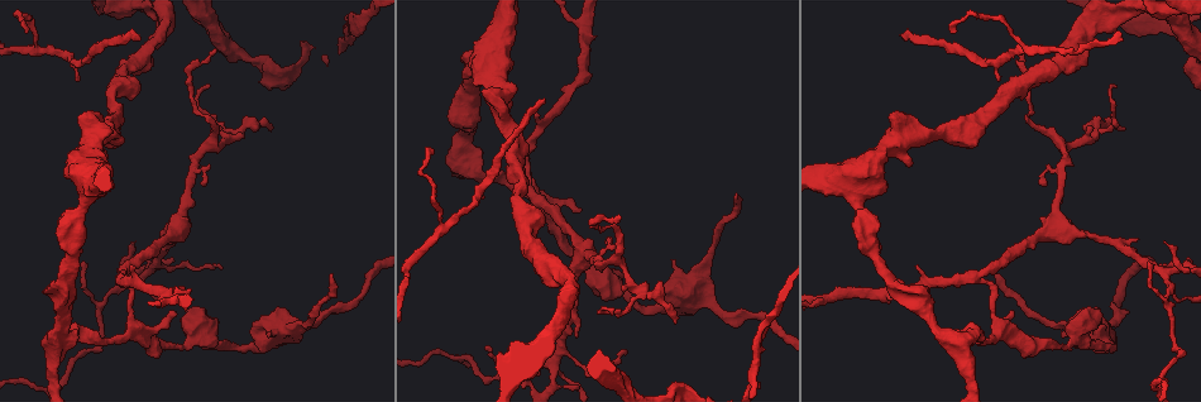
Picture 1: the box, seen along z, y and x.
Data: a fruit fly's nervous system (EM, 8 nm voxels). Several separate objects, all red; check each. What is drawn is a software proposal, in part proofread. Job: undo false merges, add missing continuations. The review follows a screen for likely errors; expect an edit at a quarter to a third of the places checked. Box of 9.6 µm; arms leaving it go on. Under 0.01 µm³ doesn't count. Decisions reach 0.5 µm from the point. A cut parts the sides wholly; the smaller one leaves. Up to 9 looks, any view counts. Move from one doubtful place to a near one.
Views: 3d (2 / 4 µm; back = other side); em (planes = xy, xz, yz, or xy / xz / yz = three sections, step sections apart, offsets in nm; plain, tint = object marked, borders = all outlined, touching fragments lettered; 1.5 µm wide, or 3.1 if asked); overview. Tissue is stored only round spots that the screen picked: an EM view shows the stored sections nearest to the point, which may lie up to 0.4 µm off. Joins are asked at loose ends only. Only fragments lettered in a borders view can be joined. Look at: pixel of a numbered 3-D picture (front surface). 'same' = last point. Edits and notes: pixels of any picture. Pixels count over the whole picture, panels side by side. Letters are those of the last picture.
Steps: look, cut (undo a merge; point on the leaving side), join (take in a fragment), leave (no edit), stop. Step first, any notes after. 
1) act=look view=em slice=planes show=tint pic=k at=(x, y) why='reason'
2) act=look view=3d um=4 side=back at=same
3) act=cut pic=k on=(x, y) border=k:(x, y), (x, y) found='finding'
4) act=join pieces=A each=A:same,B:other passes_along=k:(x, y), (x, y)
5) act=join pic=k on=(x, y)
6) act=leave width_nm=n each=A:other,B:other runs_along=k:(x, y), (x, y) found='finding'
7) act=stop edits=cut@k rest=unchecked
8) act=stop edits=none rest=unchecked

act=look view=3d um=2 pic=1 at=(40, 51) why='sharp bend'

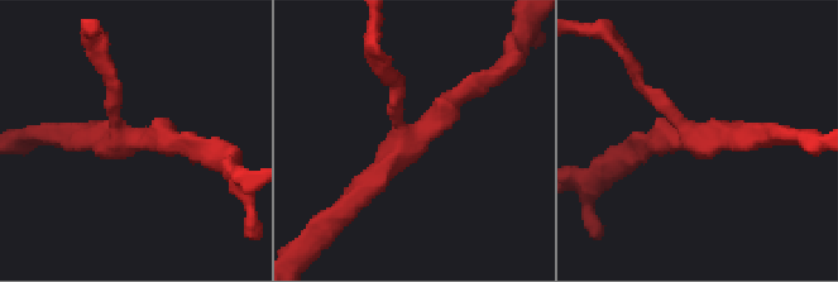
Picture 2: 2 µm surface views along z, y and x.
act=look view=em slice=xz step=8 show=borders pic=2 at=(138, 138)

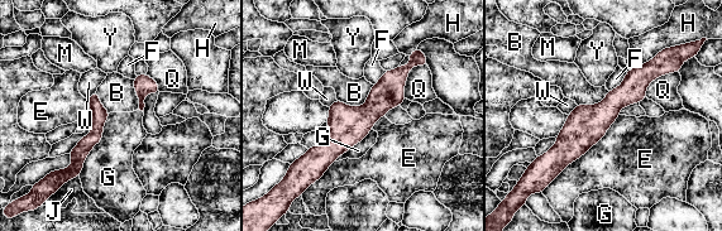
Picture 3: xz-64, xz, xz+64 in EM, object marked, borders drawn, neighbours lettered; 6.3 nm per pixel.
act=look view=em slice=planes show=borders at=same why='cut it another way'

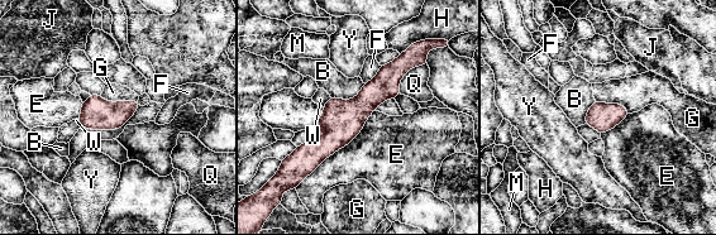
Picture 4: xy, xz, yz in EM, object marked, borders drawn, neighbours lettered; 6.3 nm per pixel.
act=leave longest_contact=E:650nm each=B:other,E:other,F:other,G:other,H:other,J:other,M:other,Q:other,W:other,Y:other found='one cell here'

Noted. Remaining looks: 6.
act=look view=em slice=xy step=8 show=tint pic=1 at=(140, 38) why='thin end'

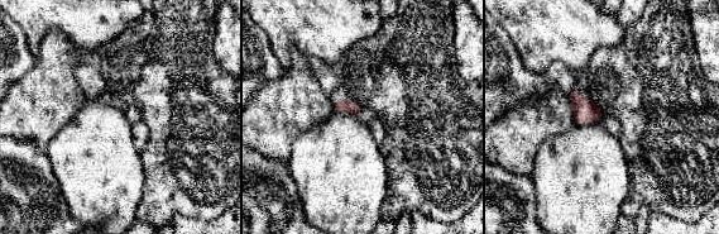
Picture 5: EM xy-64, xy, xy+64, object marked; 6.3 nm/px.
act=look view=em slice=planes show=borders at=same

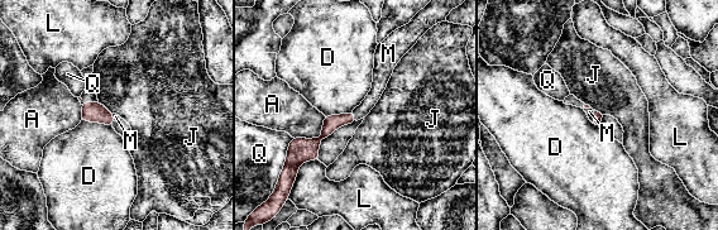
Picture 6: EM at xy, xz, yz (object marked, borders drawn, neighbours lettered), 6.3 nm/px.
act=join pic=6 on=(378, 86) each=A:other,D:other,J:other,L:other,M:same,Q:other found='the cell continues'

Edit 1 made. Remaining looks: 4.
act=look view=em slice=xz step=8 show=tint pic=1 at=(1162, 271) why='sharp bend'

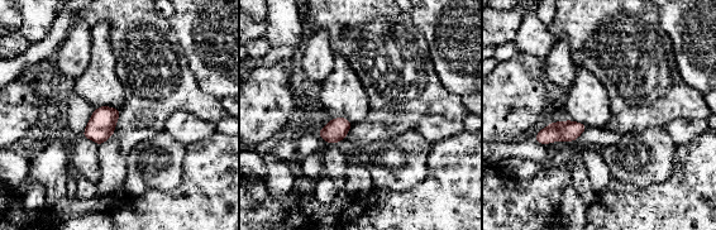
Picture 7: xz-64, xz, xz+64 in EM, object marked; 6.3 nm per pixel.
act=look view=em slice=xz step=8 show=borders at=same

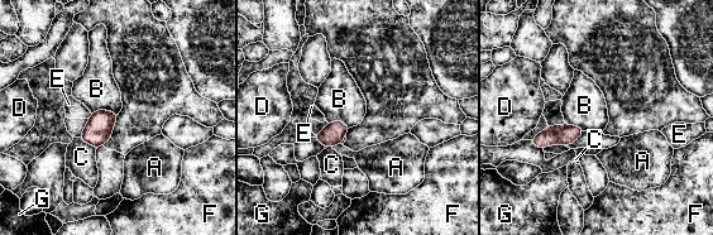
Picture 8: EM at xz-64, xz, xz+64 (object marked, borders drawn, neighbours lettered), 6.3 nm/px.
act=leave longest_contact=B:180nm each=A:other,B:other,C:other,D:other,E:other,F:other,G:other found='all the same cell'

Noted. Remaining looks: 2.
act=stop edits=join@6 rest=unchecked

